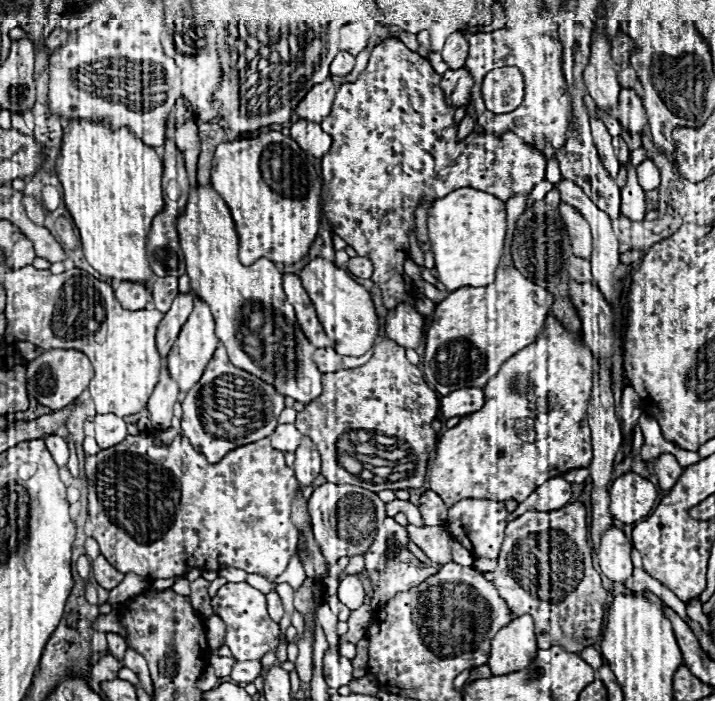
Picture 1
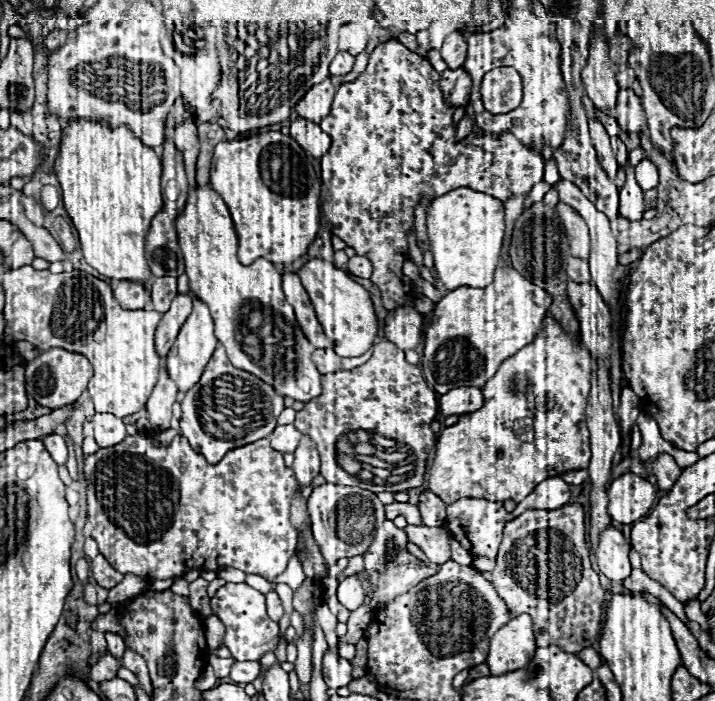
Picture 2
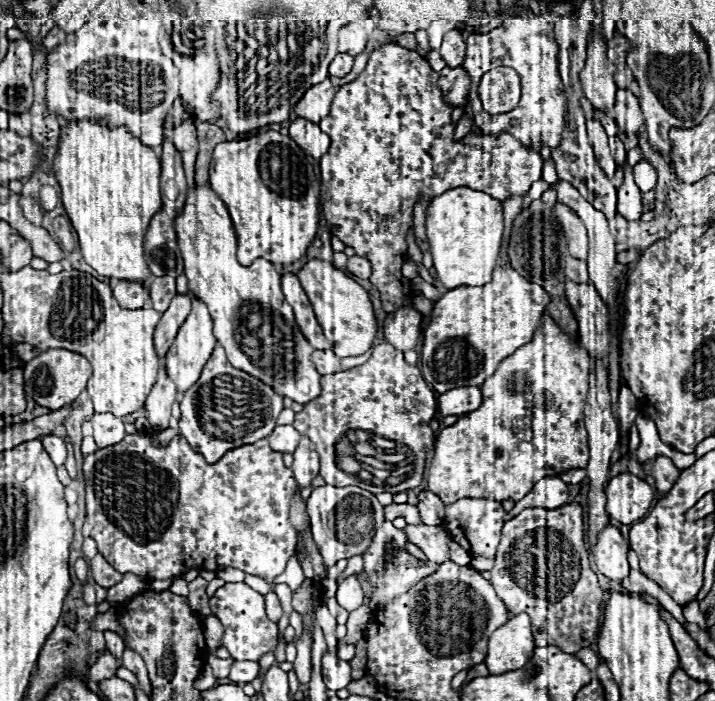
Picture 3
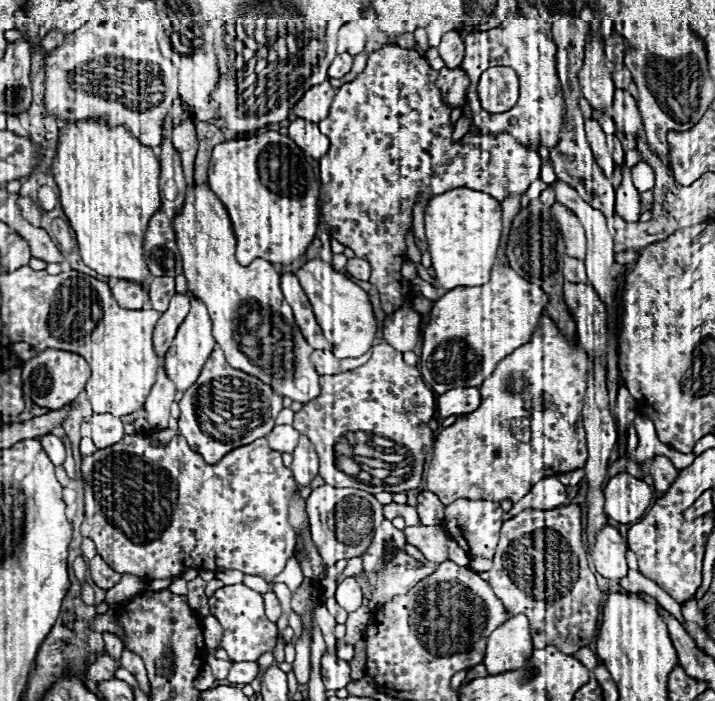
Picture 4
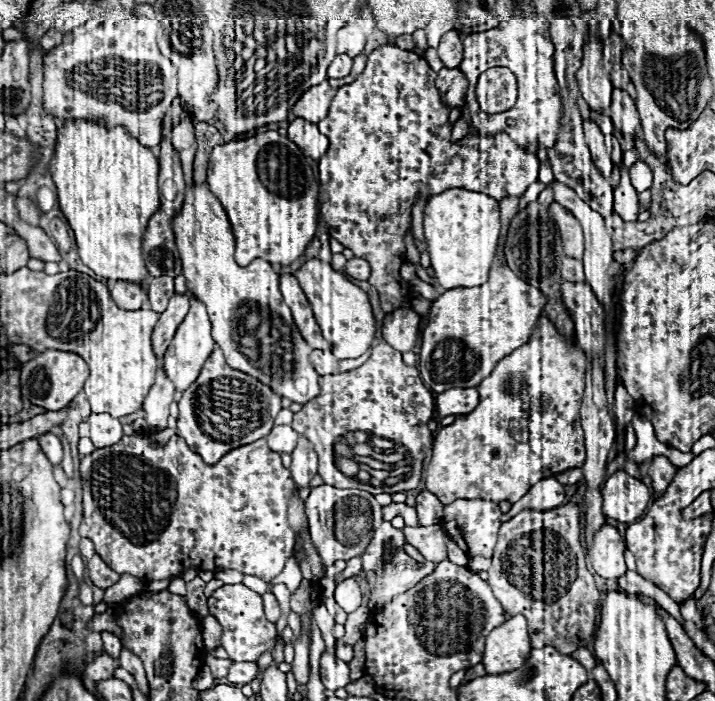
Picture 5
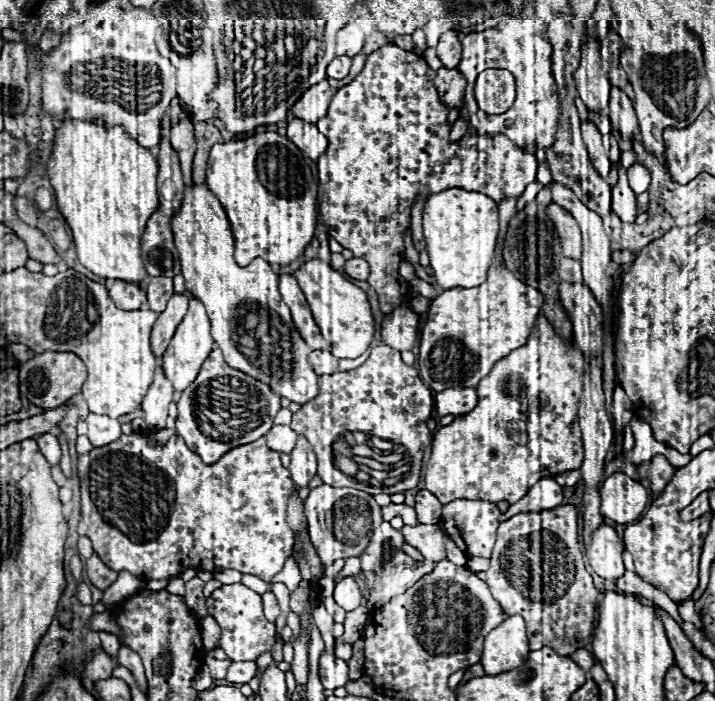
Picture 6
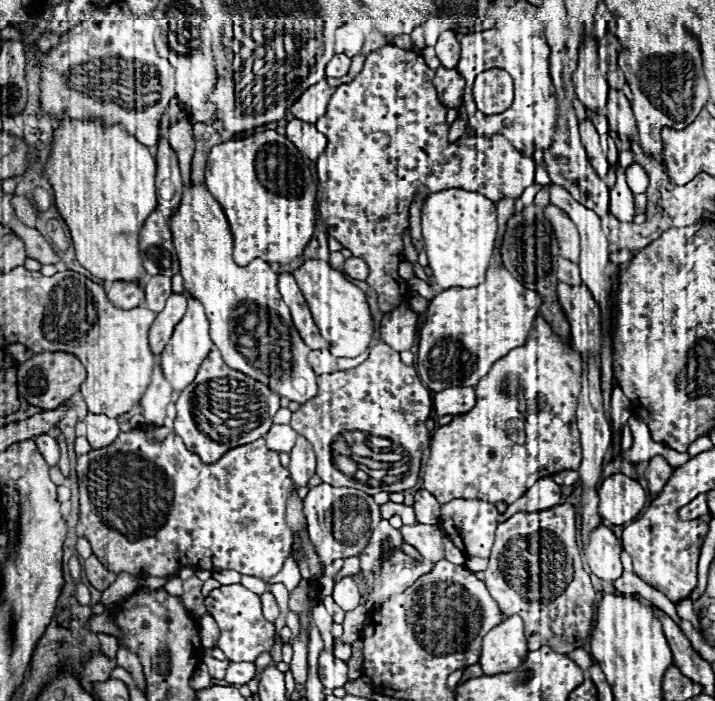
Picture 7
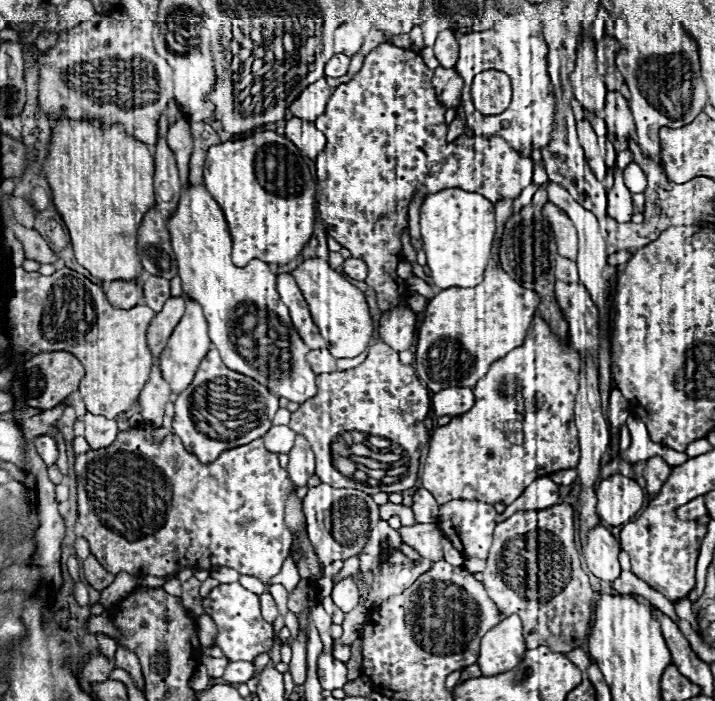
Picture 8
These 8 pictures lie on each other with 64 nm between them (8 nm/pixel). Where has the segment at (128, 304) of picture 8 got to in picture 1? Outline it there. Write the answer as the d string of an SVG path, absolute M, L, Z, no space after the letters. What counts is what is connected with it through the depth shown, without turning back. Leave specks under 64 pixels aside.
M120 282L116 288L116 296L122 302L122 306L128 310L142 310L142 308L146 308L146 304L150 300L146 288L142 284L134 284L134 282Z

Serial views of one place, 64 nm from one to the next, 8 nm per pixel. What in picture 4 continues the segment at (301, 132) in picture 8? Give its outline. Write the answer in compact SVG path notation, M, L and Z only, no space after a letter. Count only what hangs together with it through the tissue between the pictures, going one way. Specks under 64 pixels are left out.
M296 118L296 120L290 122L288 134L287 136L282 136L282 140L292 140L304 152L308 152L314 160L322 158L330 148L328 138L318 130L318 126L306 122L302 118Z

